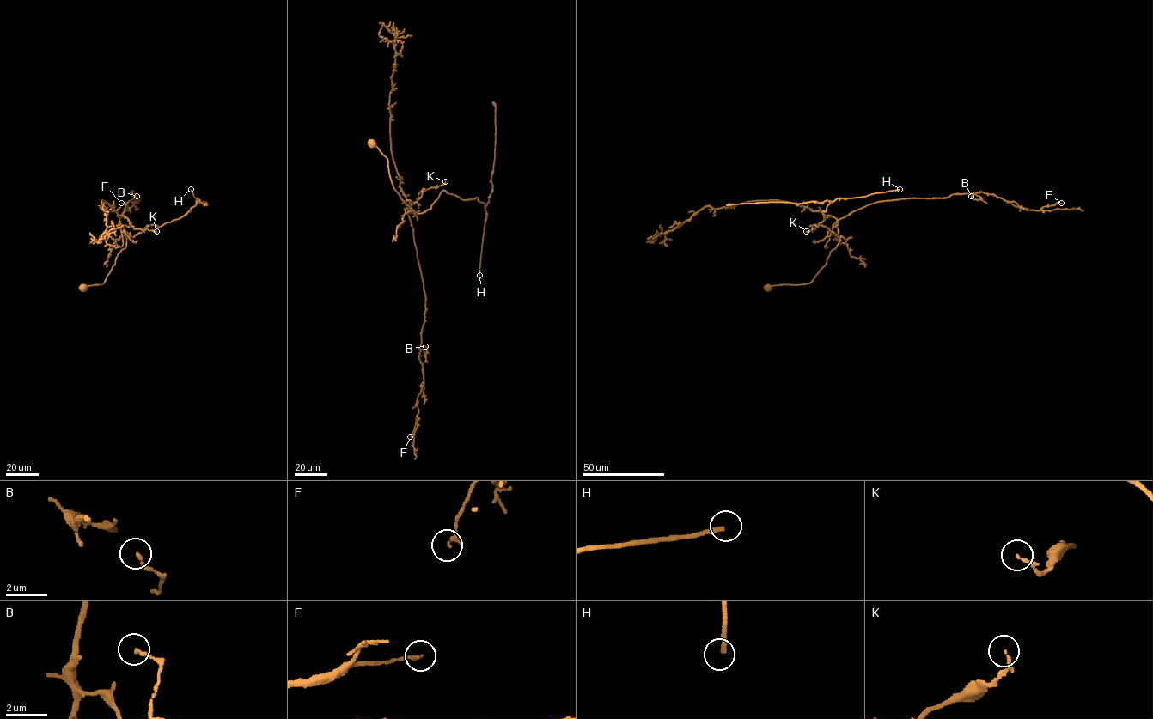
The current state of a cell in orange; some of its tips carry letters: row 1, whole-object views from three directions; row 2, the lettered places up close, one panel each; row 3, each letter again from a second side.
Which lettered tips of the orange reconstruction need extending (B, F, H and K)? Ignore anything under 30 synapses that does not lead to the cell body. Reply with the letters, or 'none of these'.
H

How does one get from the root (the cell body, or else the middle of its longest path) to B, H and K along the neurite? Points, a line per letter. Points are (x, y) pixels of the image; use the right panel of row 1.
B: (769, 287), (810, 283), (840, 240), (837, 221), (856, 210), (899, 198), (975, 193), (980, 199), (971, 196)
H: (769, 287), (808, 283), (826, 264), (838, 232), (814, 225), (824, 220), (822, 210), (831, 202), (899, 189)
K: (769, 287), (810, 283), (840, 240), (836, 220), (826, 215), (814, 228), (806, 231)

